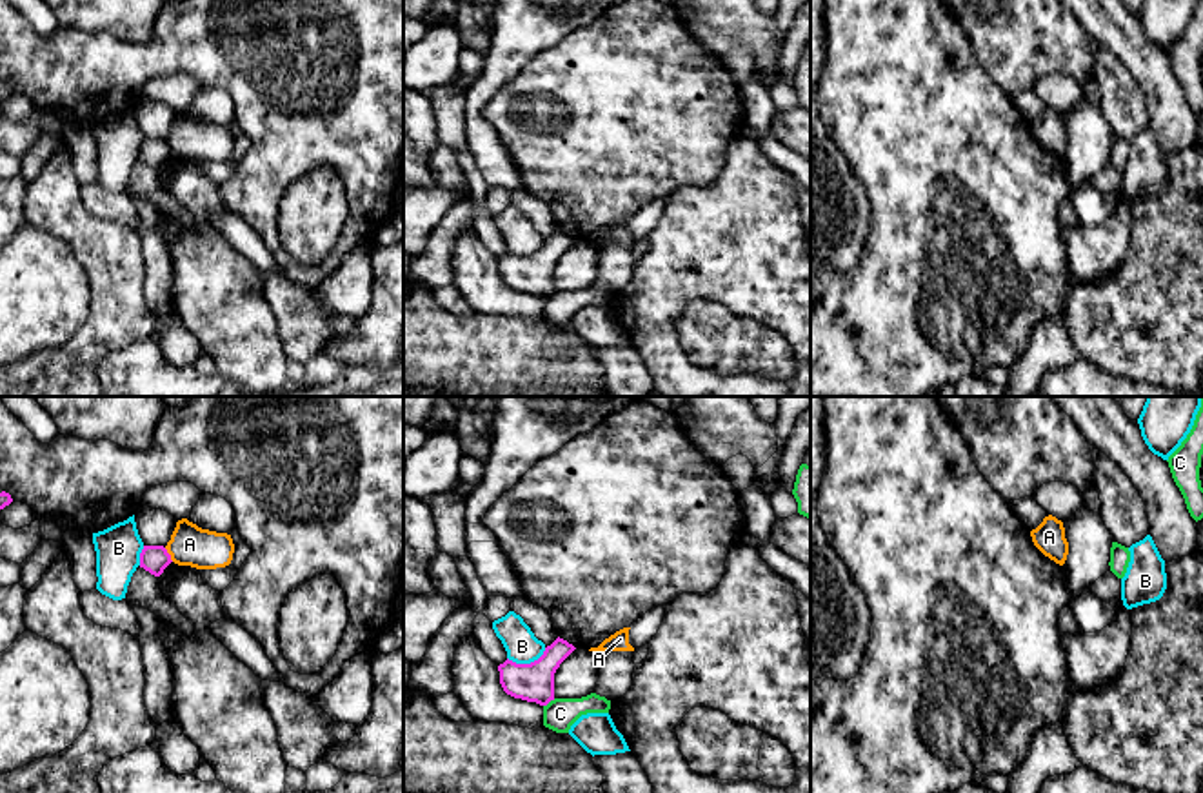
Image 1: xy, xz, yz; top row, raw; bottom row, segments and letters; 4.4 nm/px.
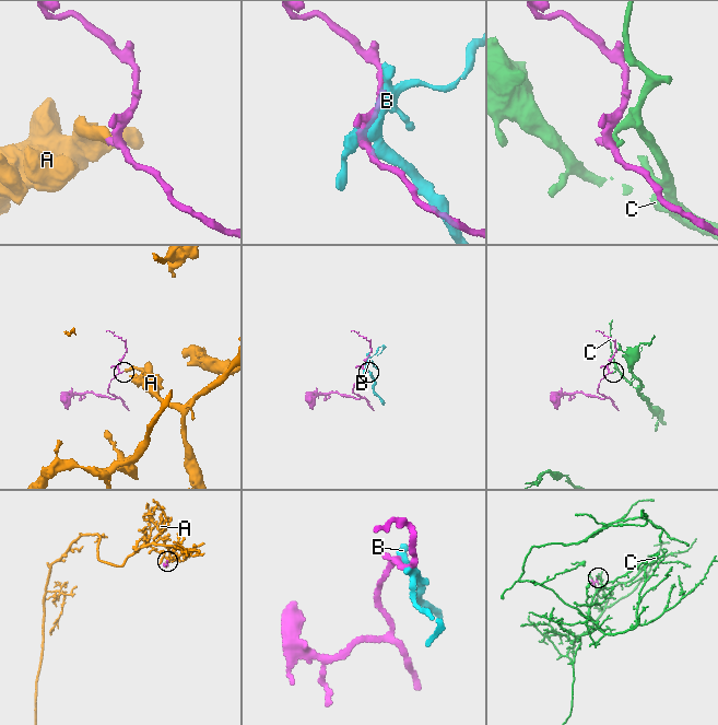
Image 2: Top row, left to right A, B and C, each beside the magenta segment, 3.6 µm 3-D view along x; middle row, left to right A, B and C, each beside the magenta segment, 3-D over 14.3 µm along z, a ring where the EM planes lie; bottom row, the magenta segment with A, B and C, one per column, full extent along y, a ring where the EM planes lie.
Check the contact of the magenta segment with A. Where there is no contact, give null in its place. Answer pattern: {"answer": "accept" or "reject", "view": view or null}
{"answer": "reject", "view": "xy"}

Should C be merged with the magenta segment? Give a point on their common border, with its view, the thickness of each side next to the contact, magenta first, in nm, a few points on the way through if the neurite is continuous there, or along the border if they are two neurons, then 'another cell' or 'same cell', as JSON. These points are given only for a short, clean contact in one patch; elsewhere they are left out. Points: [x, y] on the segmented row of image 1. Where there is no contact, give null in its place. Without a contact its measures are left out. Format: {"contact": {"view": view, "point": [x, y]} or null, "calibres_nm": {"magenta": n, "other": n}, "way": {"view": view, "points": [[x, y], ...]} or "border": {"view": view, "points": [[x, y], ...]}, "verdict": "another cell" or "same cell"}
{"contact": {"view": "xz", "point": [549, 701]}, "calibres_nm": {"magenta": 180, "other": 140}, "border": {"view": "xz", "points": [[555, 699], [544, 706]]}, "verdict": "another cell"}

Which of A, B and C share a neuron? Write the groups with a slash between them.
A / B / C

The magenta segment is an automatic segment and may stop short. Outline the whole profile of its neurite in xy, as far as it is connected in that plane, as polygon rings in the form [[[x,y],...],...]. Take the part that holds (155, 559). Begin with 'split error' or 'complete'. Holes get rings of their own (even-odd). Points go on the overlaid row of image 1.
complete | [[[144,546],[140,553],[140,567],[154,577],[160,577],[171,562],[171,555],[164,546]]]

